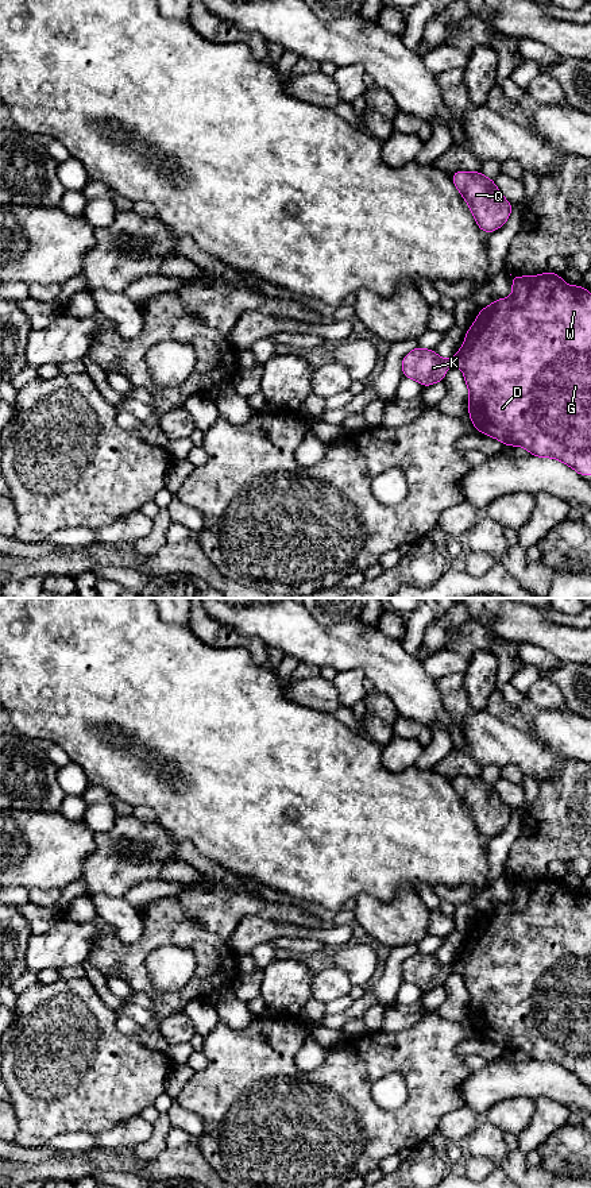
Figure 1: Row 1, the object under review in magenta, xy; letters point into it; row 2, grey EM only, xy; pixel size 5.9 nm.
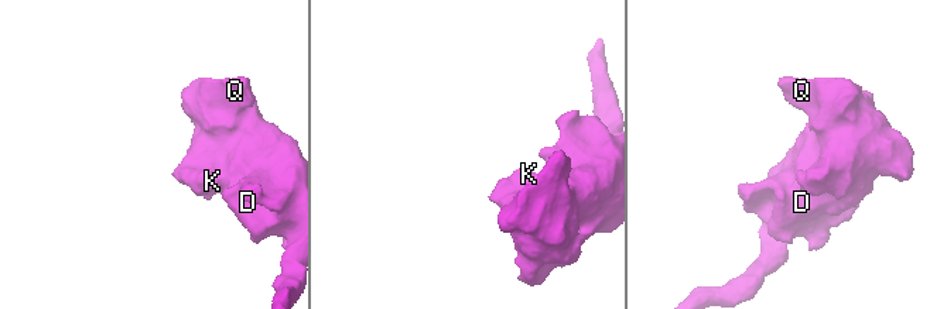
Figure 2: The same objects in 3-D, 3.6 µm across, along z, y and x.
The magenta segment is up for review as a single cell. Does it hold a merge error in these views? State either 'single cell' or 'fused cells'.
single cell

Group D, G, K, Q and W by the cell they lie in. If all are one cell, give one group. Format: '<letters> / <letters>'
D G K Q W

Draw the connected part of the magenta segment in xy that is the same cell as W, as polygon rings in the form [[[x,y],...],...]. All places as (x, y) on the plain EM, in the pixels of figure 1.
[[[548,875],[534,882],[511,880],[511,887],[513,902],[479,915],[453,963],[440,964],[434,954],[416,950],[402,964],[402,979],[426,992],[443,987],[447,973],[457,969],[470,994],[468,1019],[476,1035],[509,1052],[522,1050],[533,1061],[559,1064],[582,1081],[591,1080],[591,898],[583,890],[565,890],[560,879]]]

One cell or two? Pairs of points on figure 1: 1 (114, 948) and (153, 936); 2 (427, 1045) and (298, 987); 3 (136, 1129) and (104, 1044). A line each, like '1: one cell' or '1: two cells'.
1: one cell
2: two cells
3: two cells

